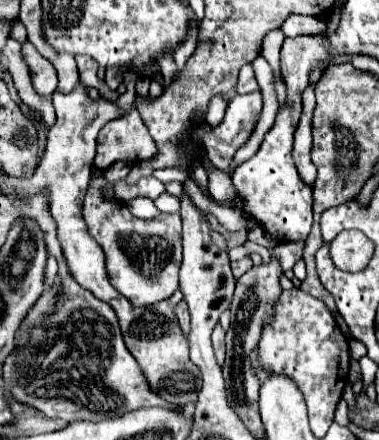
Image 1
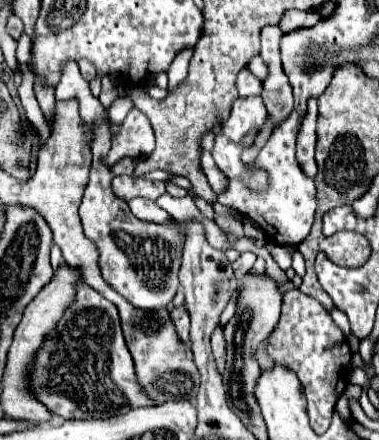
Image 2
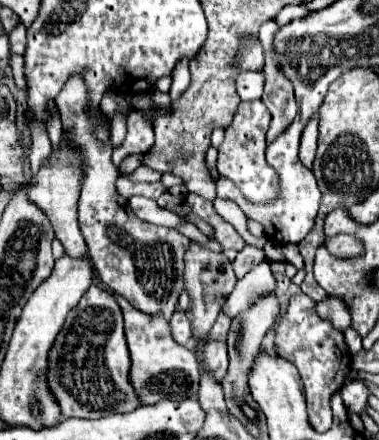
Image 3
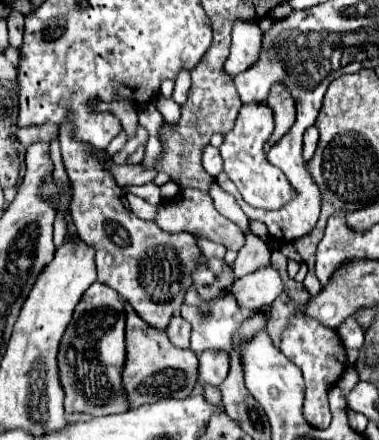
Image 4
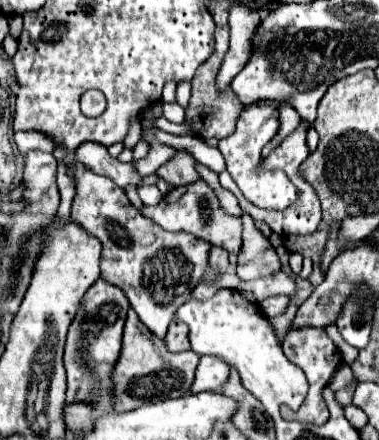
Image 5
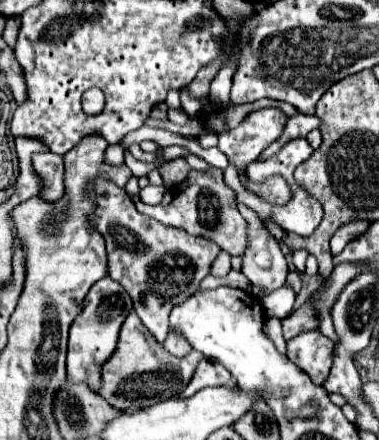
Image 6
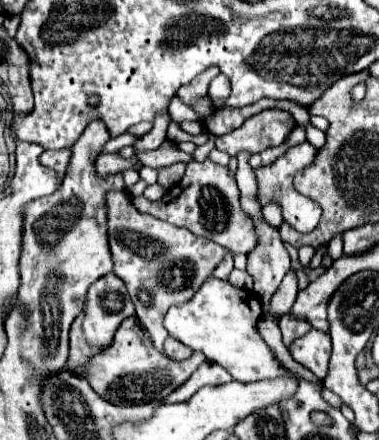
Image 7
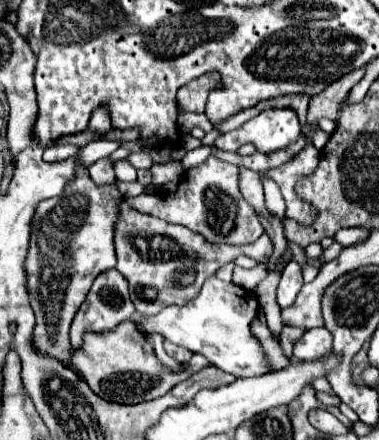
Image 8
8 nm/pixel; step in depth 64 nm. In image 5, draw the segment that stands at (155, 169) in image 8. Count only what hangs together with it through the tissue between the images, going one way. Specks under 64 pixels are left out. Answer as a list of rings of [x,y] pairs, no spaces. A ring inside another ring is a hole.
[[[186,150],[176,152],[174,158],[170,158],[164,166],[160,166],[158,176],[174,186],[192,184],[192,180],[200,180],[202,176],[196,170],[196,160]]]

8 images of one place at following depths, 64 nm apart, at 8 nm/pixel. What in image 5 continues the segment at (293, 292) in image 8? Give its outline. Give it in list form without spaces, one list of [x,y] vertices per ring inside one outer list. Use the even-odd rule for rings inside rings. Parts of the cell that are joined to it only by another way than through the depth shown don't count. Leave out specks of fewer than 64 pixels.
[[[274,296],[264,300],[264,315],[270,319],[272,316],[282,314],[288,308],[288,302],[290,302],[288,296]]]

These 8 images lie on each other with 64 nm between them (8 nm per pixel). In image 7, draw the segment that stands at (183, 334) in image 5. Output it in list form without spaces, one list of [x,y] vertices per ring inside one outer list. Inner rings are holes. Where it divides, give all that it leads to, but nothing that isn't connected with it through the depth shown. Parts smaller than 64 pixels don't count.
[[[168,338],[168,340],[164,342],[164,350],[166,350],[166,354],[168,354],[170,358],[174,358],[174,360],[182,360],[182,358],[186,358],[182,350],[188,350],[188,356],[192,354],[192,350],[190,350],[188,346],[184,346],[184,344],[180,344],[178,340],[172,340],[172,338]]]

